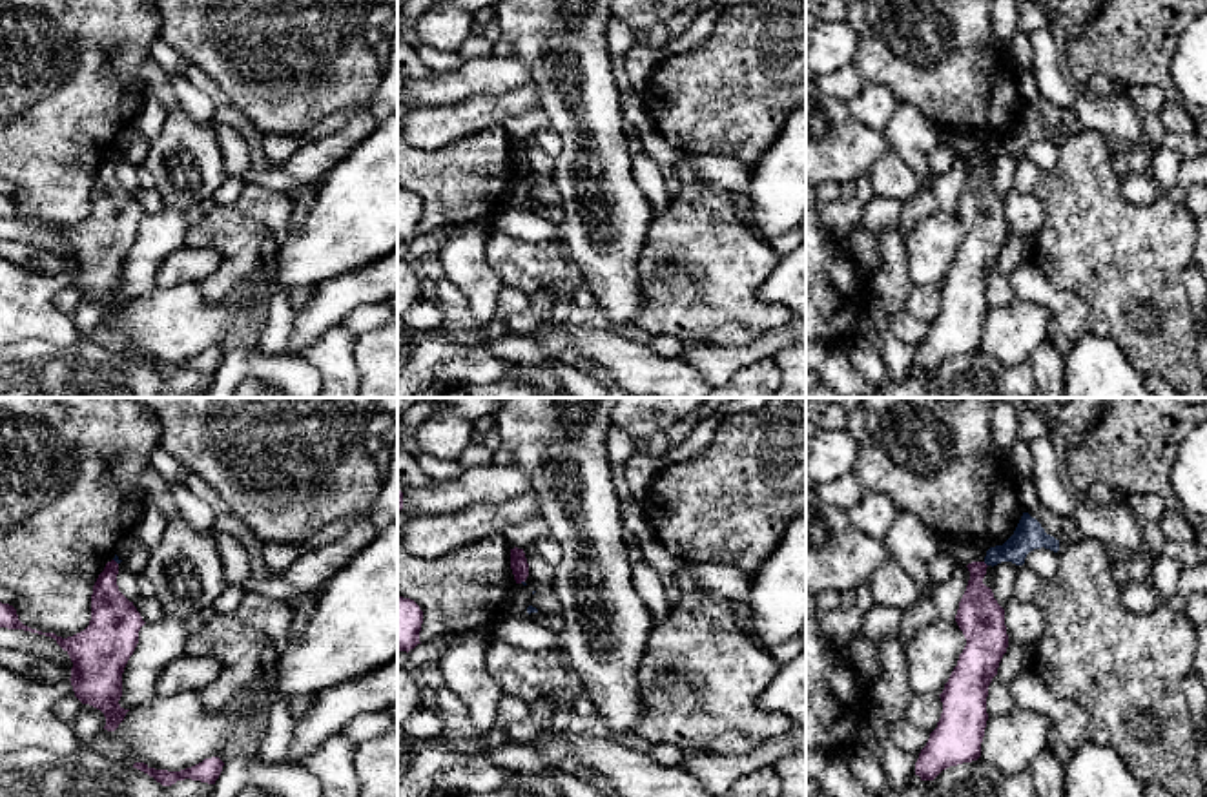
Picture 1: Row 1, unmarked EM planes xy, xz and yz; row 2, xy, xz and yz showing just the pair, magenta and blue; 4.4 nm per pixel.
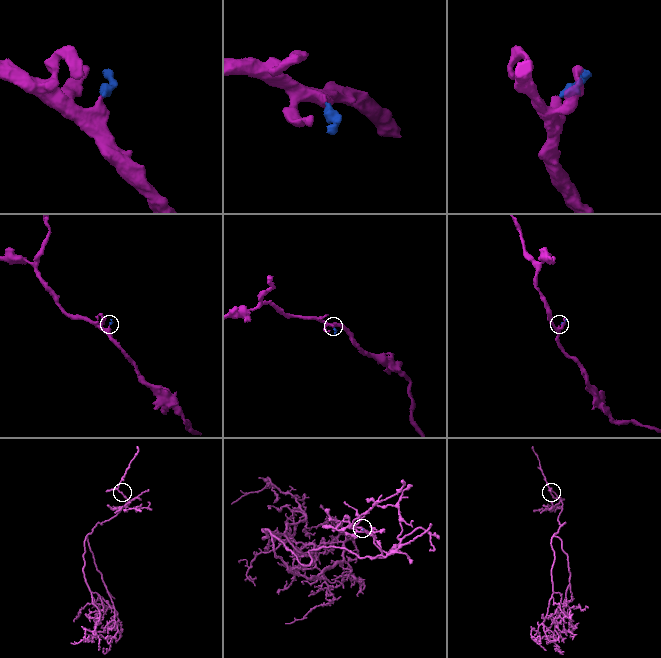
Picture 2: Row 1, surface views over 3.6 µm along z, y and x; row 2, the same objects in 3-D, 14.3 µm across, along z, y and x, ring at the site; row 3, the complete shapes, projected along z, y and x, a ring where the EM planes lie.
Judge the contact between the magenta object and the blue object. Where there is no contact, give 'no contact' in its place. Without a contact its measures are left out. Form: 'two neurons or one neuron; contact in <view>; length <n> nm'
two neurons; contact in yz; length 30 nm

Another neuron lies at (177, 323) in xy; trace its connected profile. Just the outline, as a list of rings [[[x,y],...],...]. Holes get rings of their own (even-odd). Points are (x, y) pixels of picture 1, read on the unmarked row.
[[[199,283],[155,288],[129,301],[115,323],[102,321],[80,341],[98,343],[124,356],[181,363],[217,348],[237,325],[257,328],[266,317],[266,297],[241,288],[219,303],[208,301]]]

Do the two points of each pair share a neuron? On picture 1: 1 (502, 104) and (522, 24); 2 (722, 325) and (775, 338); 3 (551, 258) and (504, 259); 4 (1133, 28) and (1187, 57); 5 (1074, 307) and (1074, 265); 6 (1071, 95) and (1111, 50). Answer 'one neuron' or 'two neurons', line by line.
1: two neurons
2: two neurons
3: one neuron
4: two neurons
5: two neurons
6: two neurons

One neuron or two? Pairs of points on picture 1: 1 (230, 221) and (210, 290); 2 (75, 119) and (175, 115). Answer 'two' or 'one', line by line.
1: one
2: two

